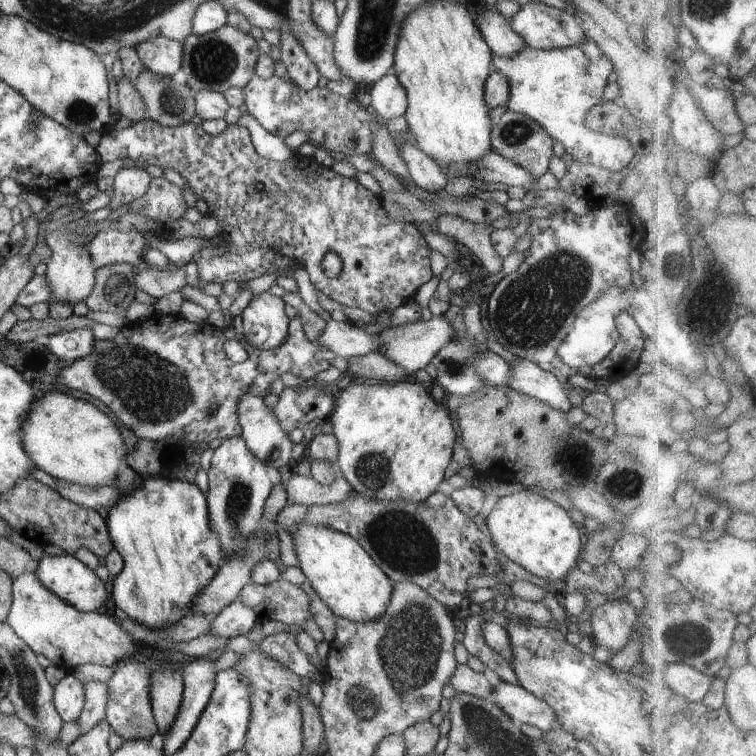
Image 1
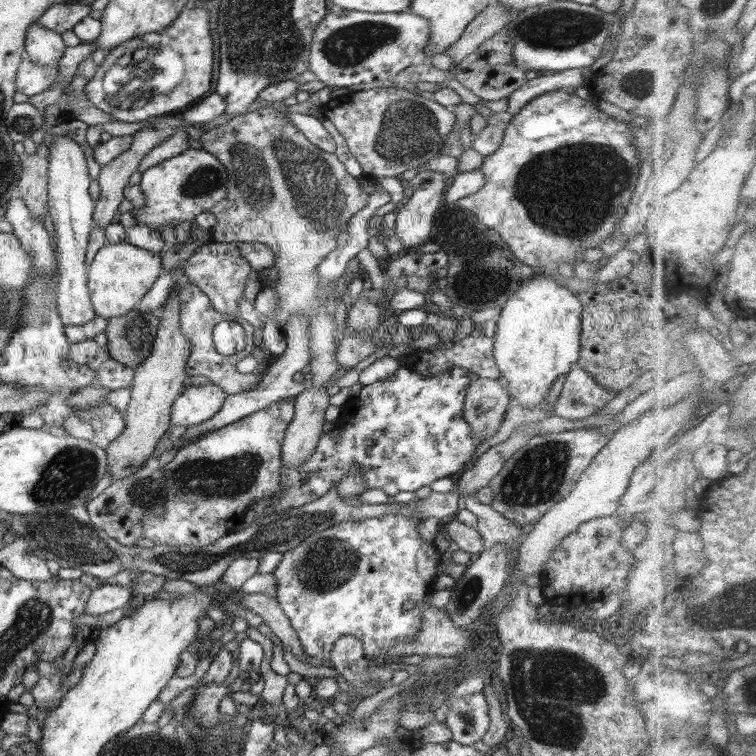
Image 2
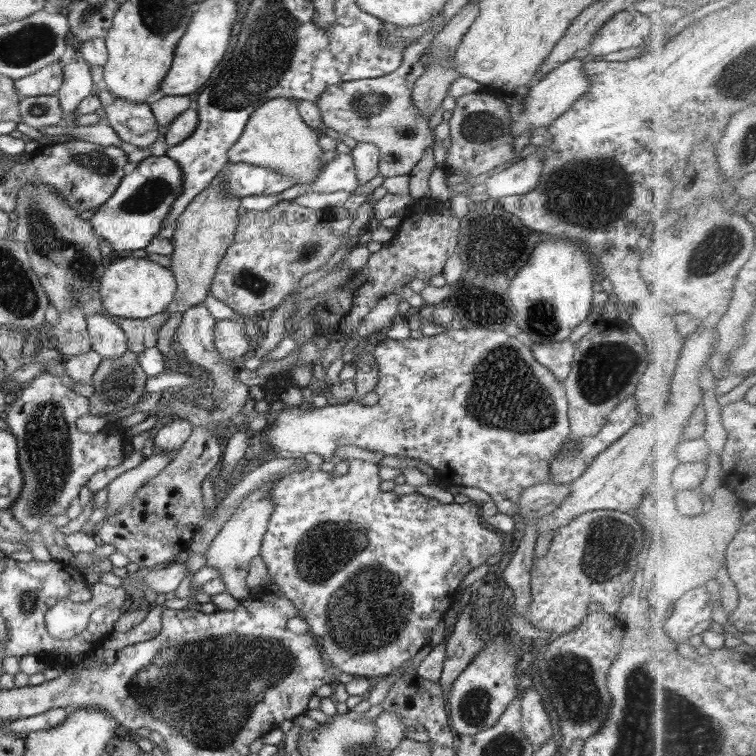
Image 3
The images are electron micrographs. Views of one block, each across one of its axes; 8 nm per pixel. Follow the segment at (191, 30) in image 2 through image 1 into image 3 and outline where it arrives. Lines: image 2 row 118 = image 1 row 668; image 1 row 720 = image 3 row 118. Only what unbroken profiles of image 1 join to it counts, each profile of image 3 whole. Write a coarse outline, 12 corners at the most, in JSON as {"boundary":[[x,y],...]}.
{"boundary":[[115,98],[104,107],[116,134],[134,148],[161,139],[149,103]]}

